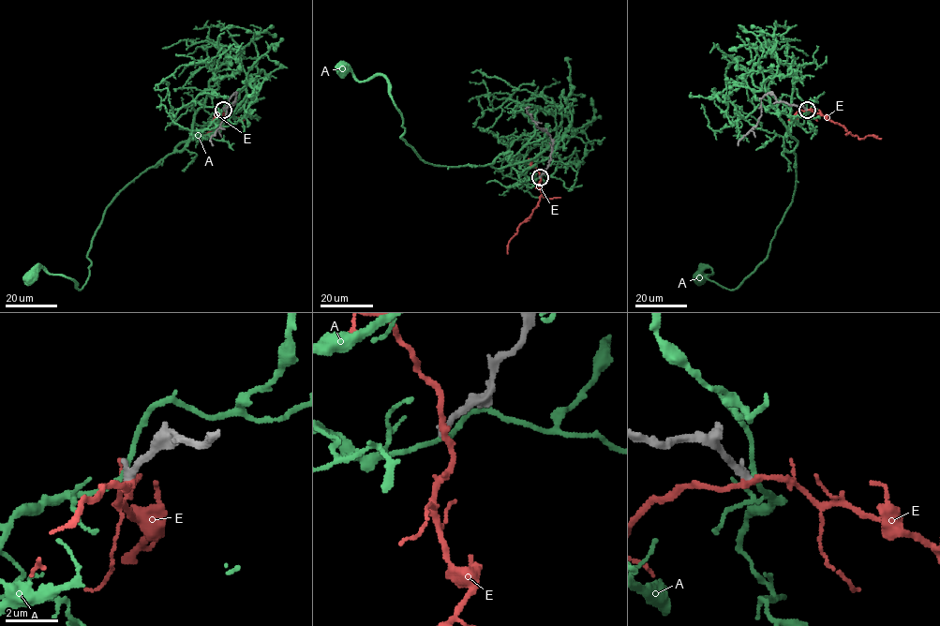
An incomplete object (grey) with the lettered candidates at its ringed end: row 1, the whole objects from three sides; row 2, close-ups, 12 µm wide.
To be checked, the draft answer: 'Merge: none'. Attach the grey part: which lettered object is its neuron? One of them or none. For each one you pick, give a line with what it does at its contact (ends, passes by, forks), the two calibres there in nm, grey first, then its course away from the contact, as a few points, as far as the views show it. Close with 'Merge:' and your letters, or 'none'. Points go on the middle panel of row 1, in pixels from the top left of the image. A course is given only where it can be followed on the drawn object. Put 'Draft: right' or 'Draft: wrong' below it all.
Merge: none
Draft: right

